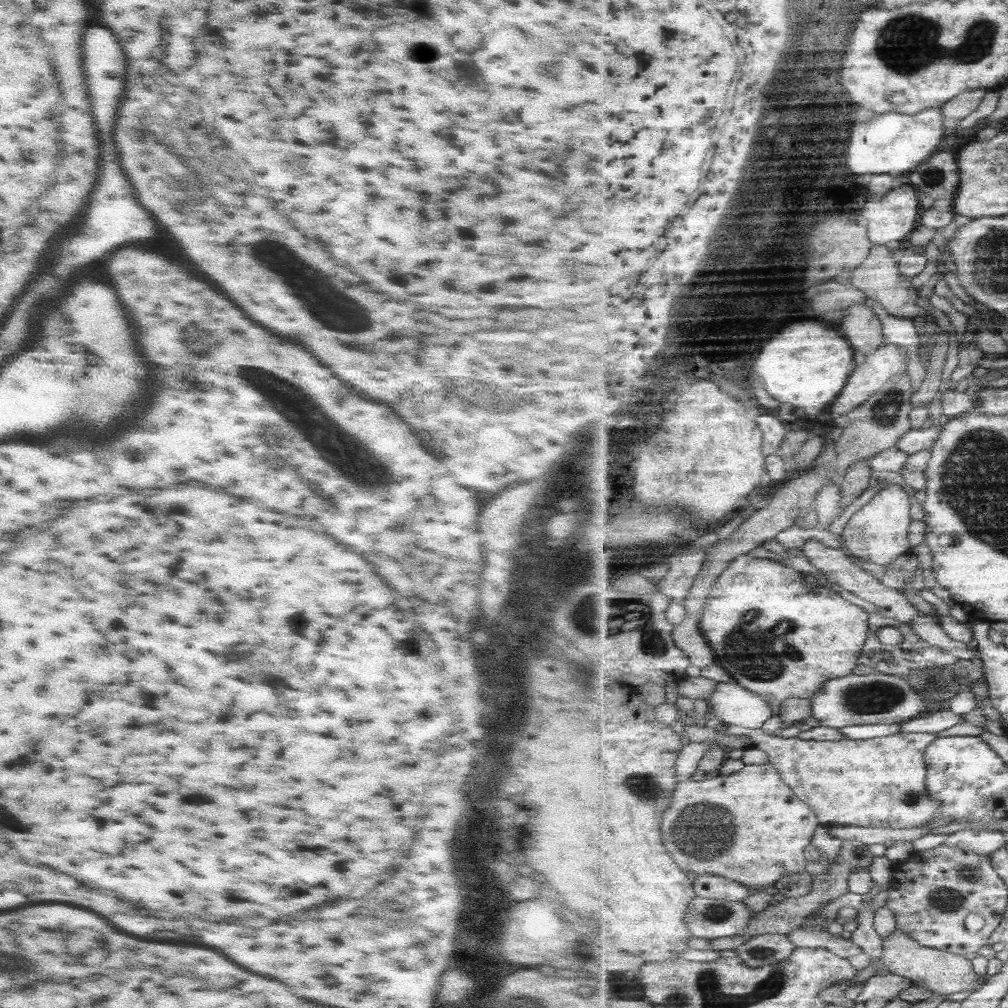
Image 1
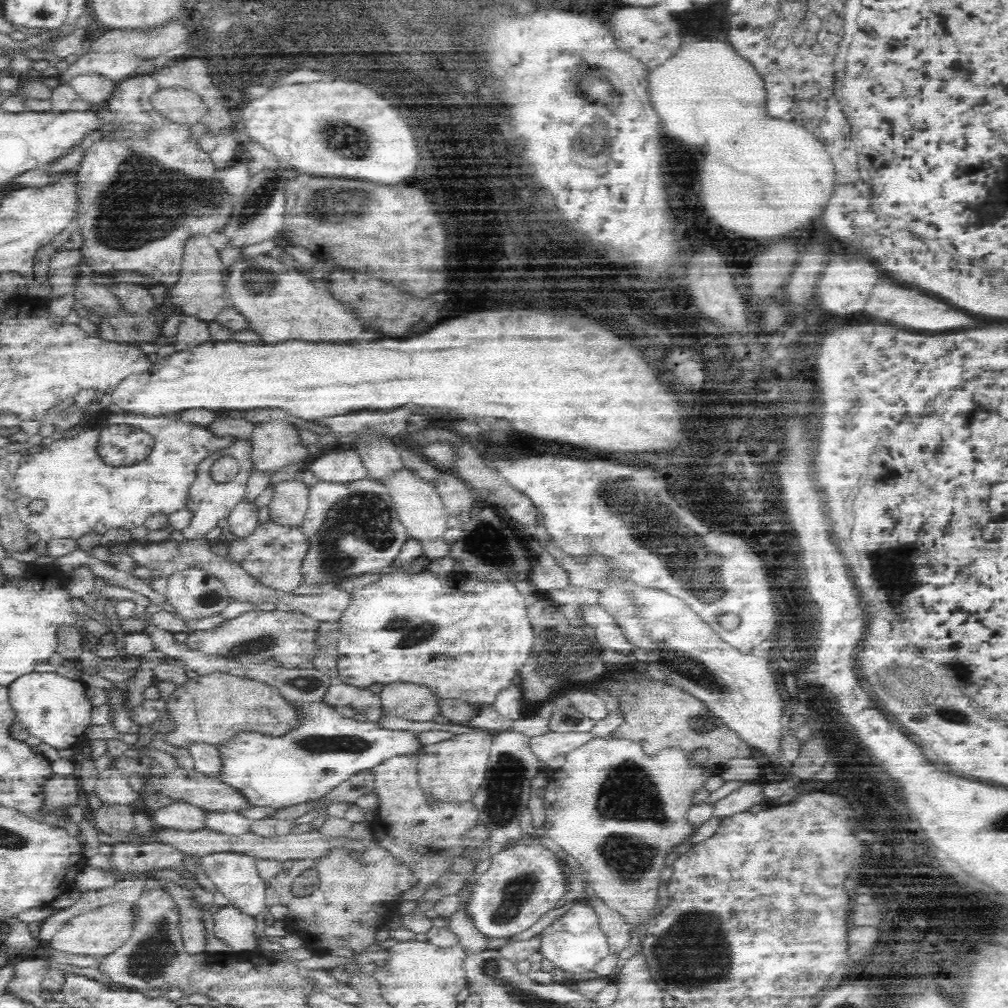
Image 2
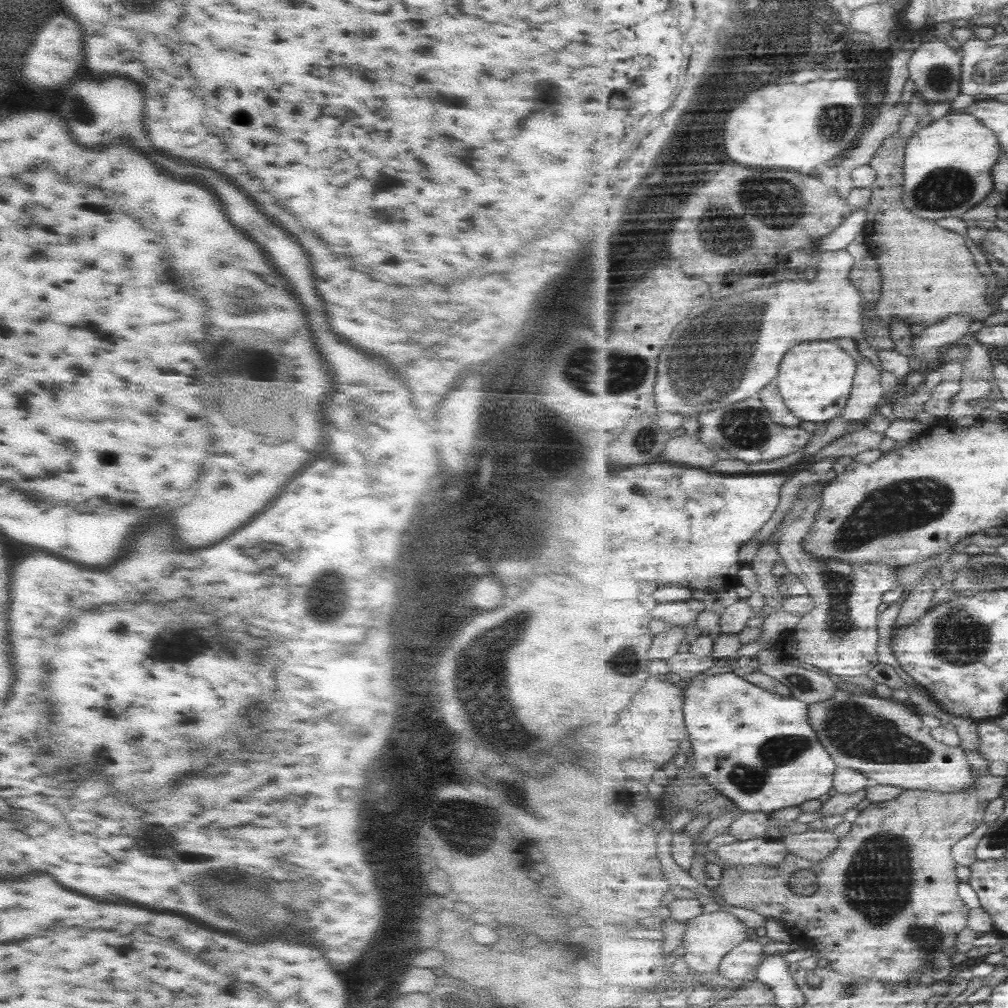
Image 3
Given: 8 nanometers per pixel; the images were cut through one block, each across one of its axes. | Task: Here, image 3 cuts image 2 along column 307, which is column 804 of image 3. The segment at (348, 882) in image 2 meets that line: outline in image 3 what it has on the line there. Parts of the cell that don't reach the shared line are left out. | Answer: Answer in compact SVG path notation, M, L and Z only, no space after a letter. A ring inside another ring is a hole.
M975 772L974 774L975 785L973 785L971 789L967 789L967 791L946 793L928 790L903 790L901 795L893 800L871 803L860 812L860 815L851 824L850 831L845 834L844 837L841 837L841 842L837 850L823 861L809 861L806 858L801 858L799 855L789 852L786 860L777 866L729 867L723 870L722 877L719 880L720 884L715 888L715 893L719 895L727 905L753 910L767 918L767 920L769 918L775 919L782 924L790 936L809 938L809 940L815 944L814 948L817 948L817 950L821 952L821 958L831 960L828 966L833 967L835 971L841 974L879 979L883 985L891 986L893 989L899 987L897 984L905 984L905 982L909 982L909 978L919 976L919 974L929 975L935 981L945 980L945 983L947 983L947 980L950 980L952 977L949 976L951 970L958 970L955 967L955 962L953 962L953 955L958 952L957 937L959 933L968 928L968 921L970 920L971 914L971 908L968 908L957 894L957 888L959 888L960 882L957 876L958 864L953 860L951 849L953 849L953 846L955 846L959 840L977 830L979 824L984 821L983 817L986 814L986 809L991 805L991 802L1003 796L1003 788L1005 788L1005 784L1007 784L1007 778L1005 777L993 777L992 775L979 774L979 772ZM797 870L812 870L818 881L818 890L809 896L801 896L788 890L787 880L789 880L789 876L793 876Z

